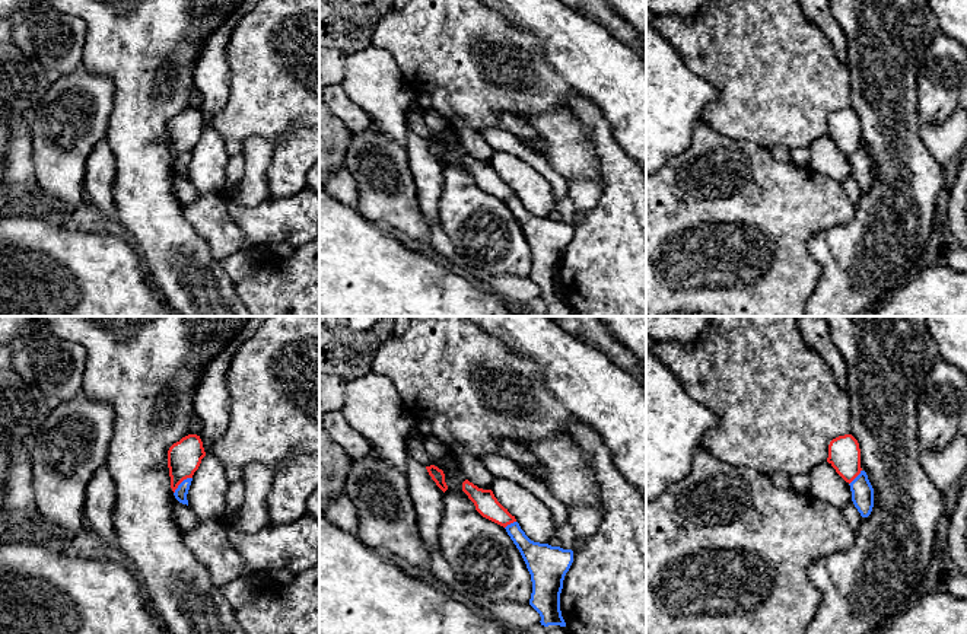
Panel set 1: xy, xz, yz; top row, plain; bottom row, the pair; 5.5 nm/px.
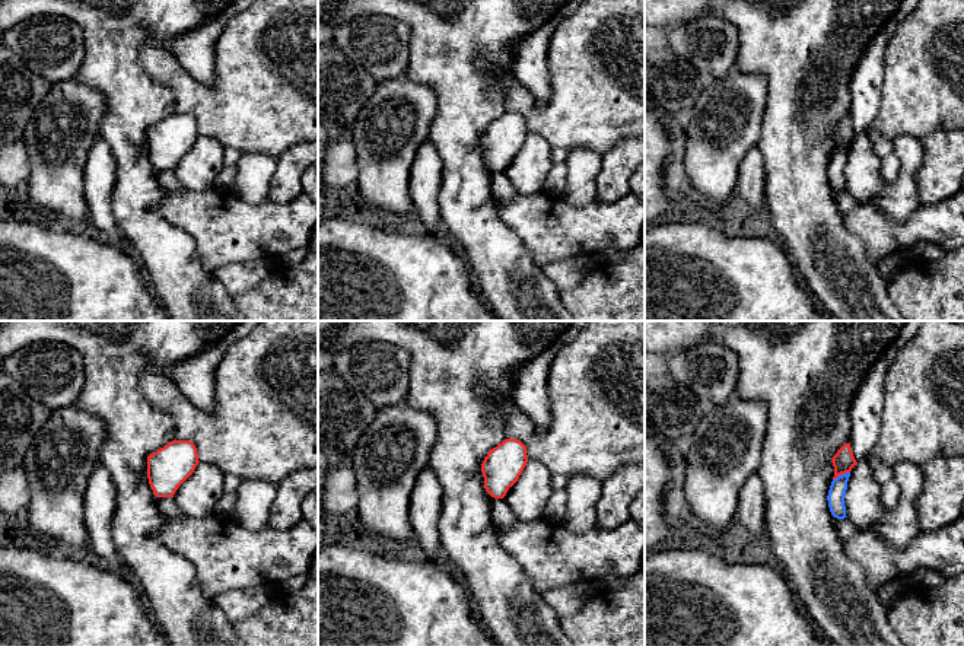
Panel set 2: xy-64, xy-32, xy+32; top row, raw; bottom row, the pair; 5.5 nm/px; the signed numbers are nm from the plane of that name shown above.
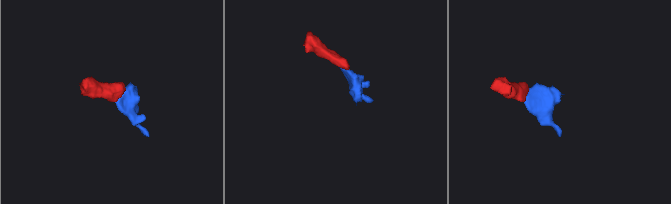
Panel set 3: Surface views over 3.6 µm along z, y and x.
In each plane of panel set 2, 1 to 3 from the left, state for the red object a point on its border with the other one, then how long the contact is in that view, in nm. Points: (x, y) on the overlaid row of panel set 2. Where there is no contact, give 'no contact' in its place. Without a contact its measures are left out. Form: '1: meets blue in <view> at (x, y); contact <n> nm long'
1: no contact
2: no contact
3: meets blue in xy+32 at (840, 476); contact 110 nm long

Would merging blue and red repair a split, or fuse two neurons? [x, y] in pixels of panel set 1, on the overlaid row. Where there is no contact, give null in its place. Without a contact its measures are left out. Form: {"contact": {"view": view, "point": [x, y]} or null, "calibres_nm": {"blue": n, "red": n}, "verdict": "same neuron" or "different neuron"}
{"contact": {"view": "xy", "point": [181, 483]}, "calibres_nm": {"blue": 70, "red": 190}, "verdict": "different neuron"}

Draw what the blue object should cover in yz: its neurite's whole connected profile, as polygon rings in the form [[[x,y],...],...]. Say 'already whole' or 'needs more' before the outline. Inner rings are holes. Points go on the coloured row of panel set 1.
already whole; [[[865,471],[849,484],[852,491],[852,501],[862,517],[868,517],[874,507],[874,488]]]

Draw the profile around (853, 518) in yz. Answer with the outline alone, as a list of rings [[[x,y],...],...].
[[[849,501],[843,509],[842,509],[847,523],[850,525],[850,528],[853,531],[858,531],[859,529],[859,525],[862,522],[862,516],[861,513],[858,512],[858,509],[855,507],[853,501]]]

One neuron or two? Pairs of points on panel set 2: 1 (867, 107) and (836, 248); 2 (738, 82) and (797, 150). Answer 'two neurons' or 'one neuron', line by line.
1: one neuron
2: two neurons

